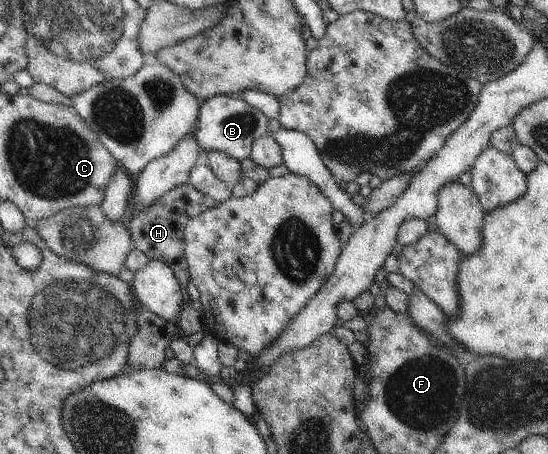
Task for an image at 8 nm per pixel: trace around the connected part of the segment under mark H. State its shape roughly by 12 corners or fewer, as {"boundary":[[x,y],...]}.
{"boundary":[[189,183],[129,221],[132,248],[190,285],[185,225],[217,205]]}

